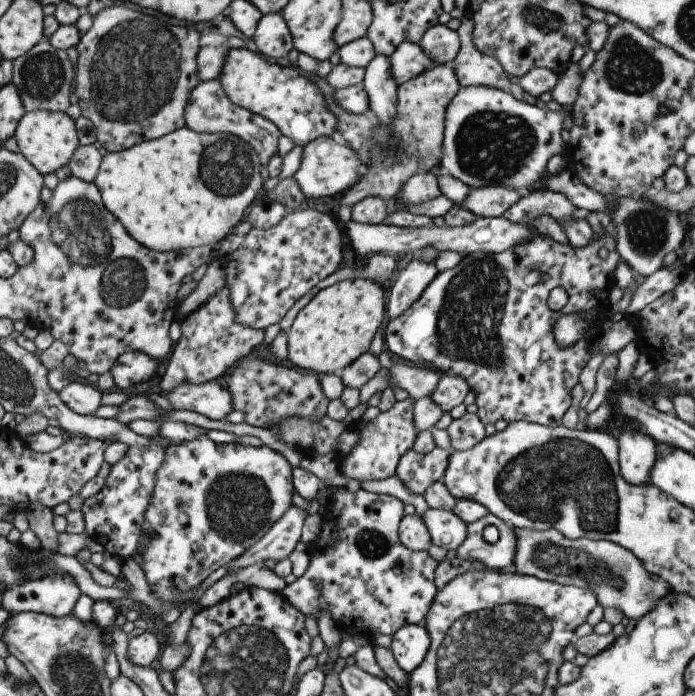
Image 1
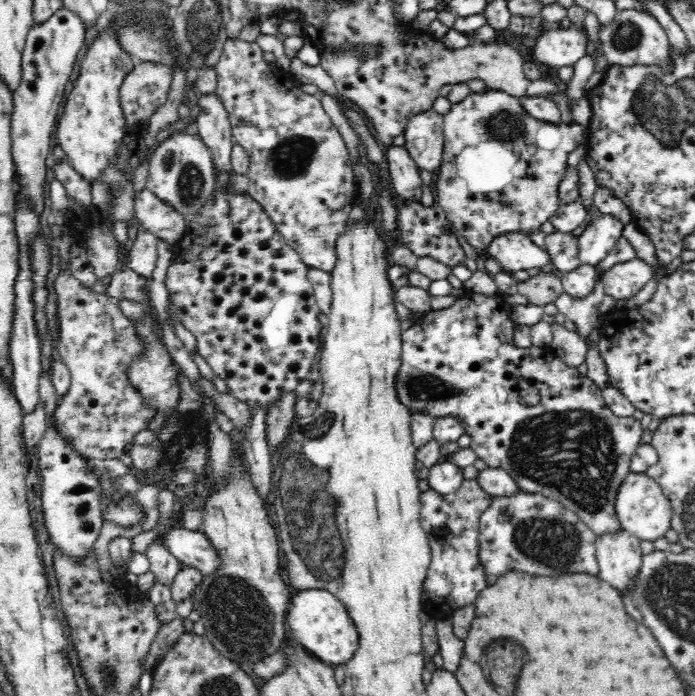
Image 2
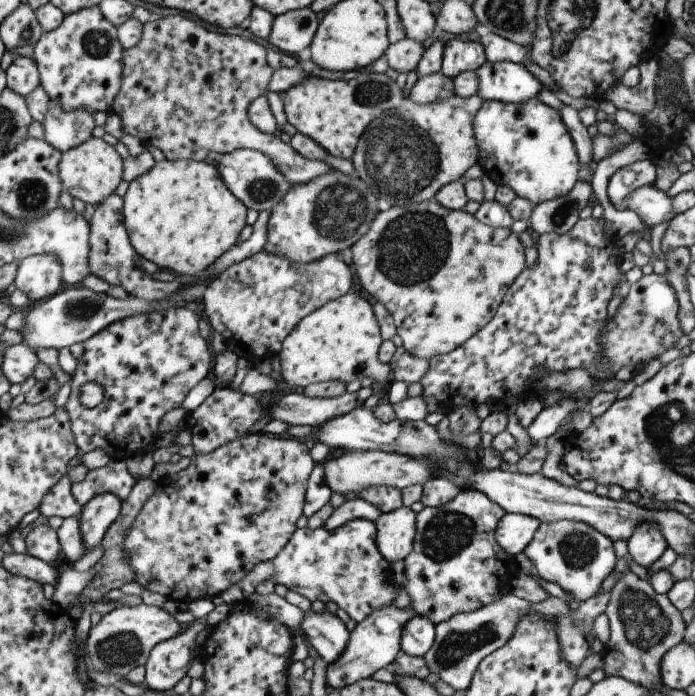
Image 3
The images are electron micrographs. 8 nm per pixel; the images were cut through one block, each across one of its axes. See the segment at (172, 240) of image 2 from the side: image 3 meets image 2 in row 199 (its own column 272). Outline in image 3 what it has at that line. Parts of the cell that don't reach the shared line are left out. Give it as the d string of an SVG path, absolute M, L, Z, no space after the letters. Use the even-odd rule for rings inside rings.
M165 16L144 22L141 38L133 48L121 54L121 86L113 98L111 112L120 118L124 134L137 136L140 142L159 148L164 158L205 161L207 154L225 154L235 149L251 149L265 154L281 172L285 182L303 184L334 170L325 162L303 158L289 143L257 130L247 118L247 106L267 92L272 70L265 61L266 50L252 40L219 34L205 29L185 16Z

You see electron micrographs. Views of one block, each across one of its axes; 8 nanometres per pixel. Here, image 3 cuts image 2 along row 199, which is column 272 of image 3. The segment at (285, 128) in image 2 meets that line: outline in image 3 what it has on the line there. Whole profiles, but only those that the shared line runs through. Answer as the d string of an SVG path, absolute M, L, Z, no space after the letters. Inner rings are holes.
M259 251L215 275L203 292L200 309L212 330L221 334L227 351L236 354L238 358L257 362L278 353L281 350L281 341L304 316L316 311L326 302L343 296L351 290L351 284L351 272L336 254L325 254L319 260L297 264L289 262L287 258Z

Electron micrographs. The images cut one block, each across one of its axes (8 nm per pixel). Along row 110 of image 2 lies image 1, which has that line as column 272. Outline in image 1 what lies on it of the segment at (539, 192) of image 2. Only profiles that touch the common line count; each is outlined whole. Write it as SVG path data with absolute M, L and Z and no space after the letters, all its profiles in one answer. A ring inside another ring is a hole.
M207 436L176 443L165 449L165 458L155 472L153 494L144 510L141 534L134 542L139 568L149 590L159 600L171 602L183 590L192 590L229 560L238 558L271 528L277 518L292 506L291 466L287 460L262 445L259 448L237 443L214 444Z

